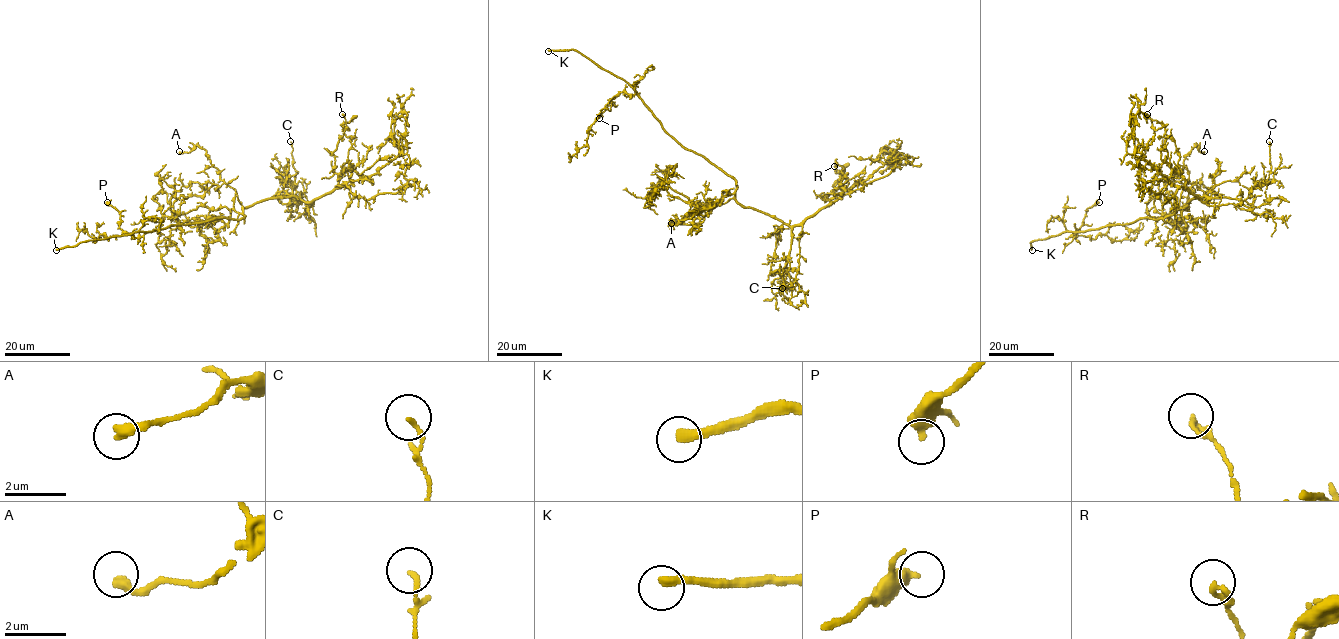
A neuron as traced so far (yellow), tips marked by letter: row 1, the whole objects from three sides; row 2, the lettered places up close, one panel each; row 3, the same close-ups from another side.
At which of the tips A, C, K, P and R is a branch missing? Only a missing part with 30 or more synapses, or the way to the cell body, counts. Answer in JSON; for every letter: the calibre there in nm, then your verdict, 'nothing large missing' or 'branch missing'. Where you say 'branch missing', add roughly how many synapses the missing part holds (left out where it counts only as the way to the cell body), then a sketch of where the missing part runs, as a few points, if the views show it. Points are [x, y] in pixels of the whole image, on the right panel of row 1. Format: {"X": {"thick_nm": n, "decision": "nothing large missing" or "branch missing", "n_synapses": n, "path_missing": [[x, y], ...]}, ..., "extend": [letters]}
{"A": {"thick_nm": 320, "decision": "nothing large missing"}, "C": {"thick_nm": 150, "decision": "nothing large missing"}, "K": {"thick_nm": 360, "decision": "branch missing", "path_missing": [[1032, 250], [1048, 272], [1074, 284]]}, "P": {"thick_nm": 460, "decision": "nothing large missing"}, "R": {"thick_nm": 200, "decision": "nothing large missing"}, "extend": ["K"]}

